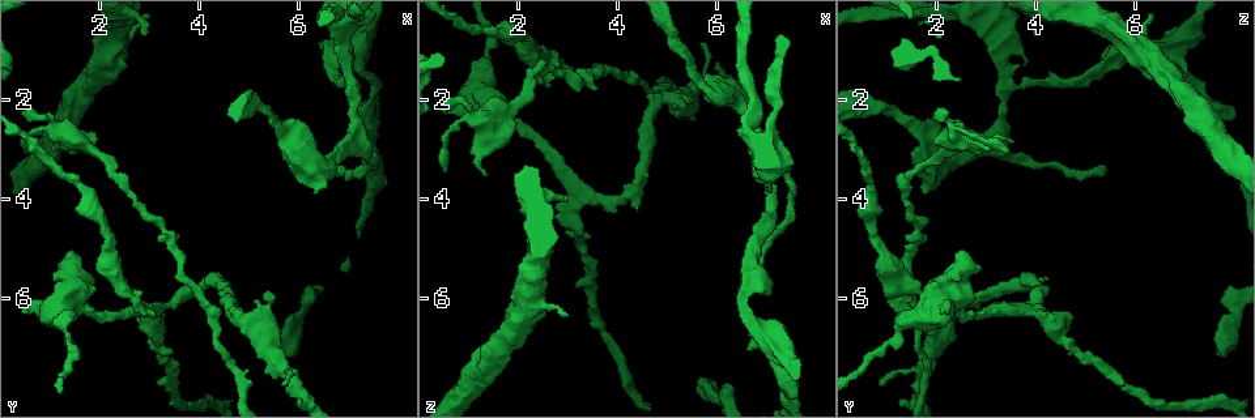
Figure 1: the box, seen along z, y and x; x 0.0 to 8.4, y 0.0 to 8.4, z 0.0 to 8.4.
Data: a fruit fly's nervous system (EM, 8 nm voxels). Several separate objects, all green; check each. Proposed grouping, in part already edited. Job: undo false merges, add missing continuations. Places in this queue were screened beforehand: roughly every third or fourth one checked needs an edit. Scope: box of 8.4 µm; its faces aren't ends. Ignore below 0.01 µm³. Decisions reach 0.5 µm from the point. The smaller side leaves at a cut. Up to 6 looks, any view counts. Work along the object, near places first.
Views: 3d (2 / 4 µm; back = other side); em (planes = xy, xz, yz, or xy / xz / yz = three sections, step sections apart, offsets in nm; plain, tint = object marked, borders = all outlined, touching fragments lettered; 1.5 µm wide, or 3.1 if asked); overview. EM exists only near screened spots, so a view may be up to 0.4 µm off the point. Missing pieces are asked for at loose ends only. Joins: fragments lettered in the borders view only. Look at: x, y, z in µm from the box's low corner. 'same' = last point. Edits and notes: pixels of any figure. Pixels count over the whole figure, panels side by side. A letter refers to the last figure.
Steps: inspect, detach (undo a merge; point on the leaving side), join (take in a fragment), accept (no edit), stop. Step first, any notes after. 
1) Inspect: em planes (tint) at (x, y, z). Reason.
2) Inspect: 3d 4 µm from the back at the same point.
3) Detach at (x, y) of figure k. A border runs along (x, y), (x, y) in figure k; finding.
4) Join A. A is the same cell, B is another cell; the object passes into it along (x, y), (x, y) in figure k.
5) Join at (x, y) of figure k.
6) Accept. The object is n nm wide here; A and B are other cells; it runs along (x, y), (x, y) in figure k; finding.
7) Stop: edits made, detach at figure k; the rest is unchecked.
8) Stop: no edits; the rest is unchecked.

Inspect: em planes (borders) at (6.30, 3.90, 1.75). Branch stops here.

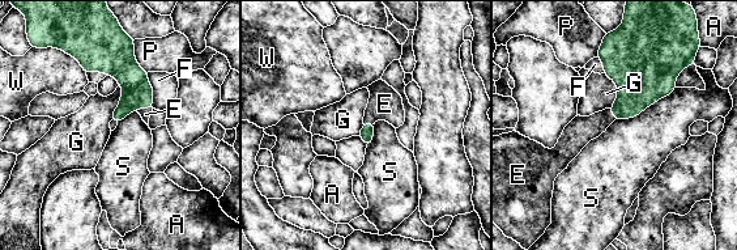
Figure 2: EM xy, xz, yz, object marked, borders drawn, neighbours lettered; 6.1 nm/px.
Join E. E is the same cell, A, F, G, P, S and W are other cells; the object passes into it along (137, 93), (143, 107), (145, 114) in figure 2; it goes on there.

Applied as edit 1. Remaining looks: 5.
Inspect: em planes (plain) at (3.10, 6.20, 3.85). Narrows sharply.

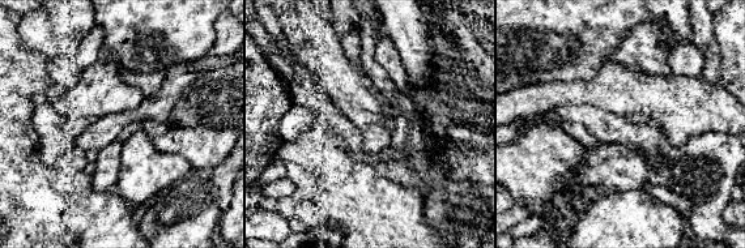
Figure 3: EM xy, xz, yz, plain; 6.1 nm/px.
Inspect: em planes (borders) at the same point. See the neighbours.

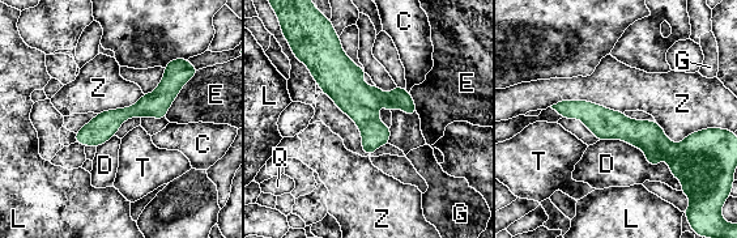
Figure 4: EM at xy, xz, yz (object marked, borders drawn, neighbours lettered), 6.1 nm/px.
Accept. The longest contact is with D, 500 nm; C, D, E, G, L, Q, T and Z are other cells; it runs along (327, 24), (369, 151) in figure 4; all the same neuron.

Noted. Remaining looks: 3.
Inspect: em planes (tint) at (2.90, 0.70, 3.95).

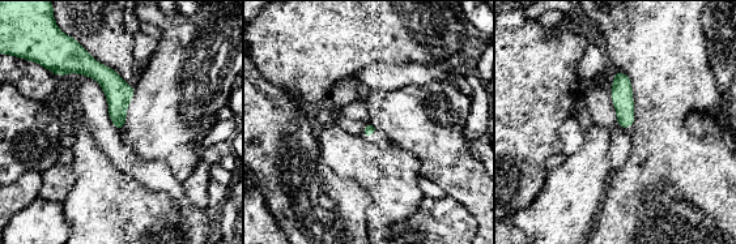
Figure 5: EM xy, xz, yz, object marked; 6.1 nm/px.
Inspect: em planes (borders) at the same point.

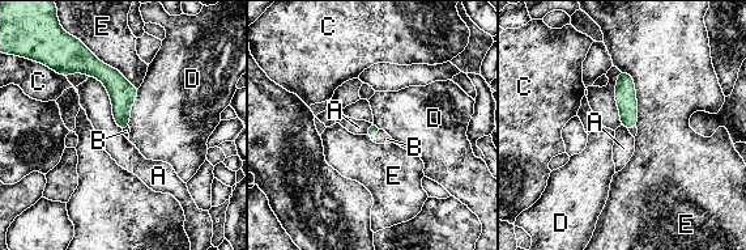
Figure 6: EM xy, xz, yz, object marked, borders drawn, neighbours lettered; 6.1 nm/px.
Join B. B is the same cell, A, C, D and E are other cells; the neuron continues.

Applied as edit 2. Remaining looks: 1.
Stop: edits made, join at figure 2, join at figure 6; the rest is unchecked.

